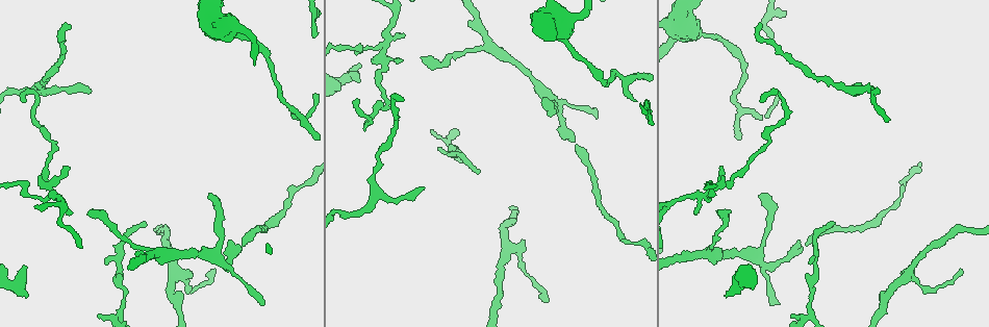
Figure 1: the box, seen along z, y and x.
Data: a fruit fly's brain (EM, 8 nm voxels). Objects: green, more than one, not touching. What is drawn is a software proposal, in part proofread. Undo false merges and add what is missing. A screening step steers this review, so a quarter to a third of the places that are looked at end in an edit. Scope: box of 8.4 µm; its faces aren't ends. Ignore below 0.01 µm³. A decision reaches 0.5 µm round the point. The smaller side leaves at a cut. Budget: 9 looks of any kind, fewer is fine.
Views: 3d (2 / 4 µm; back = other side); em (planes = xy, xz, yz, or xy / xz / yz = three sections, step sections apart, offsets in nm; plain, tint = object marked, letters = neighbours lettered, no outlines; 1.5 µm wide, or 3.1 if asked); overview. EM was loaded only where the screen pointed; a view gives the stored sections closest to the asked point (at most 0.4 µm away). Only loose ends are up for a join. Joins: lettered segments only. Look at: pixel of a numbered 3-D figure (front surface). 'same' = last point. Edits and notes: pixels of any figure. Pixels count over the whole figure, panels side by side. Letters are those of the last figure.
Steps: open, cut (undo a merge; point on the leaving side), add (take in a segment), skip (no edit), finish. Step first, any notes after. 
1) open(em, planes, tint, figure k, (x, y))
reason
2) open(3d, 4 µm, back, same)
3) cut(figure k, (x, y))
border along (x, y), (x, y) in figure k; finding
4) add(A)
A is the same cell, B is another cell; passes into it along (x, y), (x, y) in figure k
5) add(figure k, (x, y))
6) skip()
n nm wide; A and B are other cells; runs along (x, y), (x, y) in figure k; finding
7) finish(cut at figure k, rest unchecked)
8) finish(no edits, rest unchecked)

open(em, xz, step 4, letters, figure 1, (359, 82))
end of a long branch

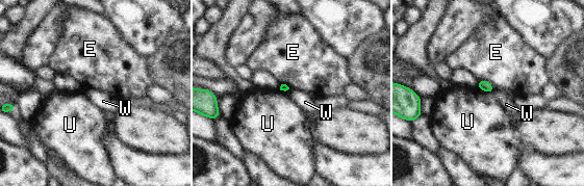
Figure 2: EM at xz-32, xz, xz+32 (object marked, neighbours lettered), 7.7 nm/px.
skip()
E, U and W are other cells; border along (478, 87), (491, 92) in figure 2; none of them fits

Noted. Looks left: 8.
open(em, xy, step 4, tint, figure 1, (761, 25))
an open end

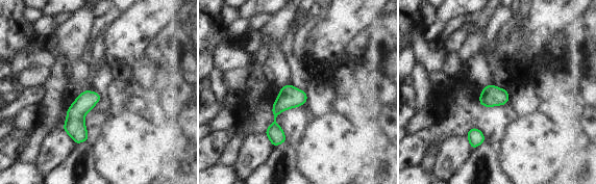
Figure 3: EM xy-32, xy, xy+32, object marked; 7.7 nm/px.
open(em, planes, letters, same)
another direction

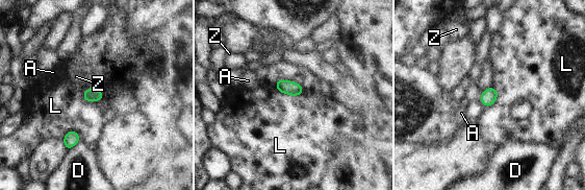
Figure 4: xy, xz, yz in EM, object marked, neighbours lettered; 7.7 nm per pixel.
skip()
L touches over 180 nm; A, D, L and Z are other cells; no lettered segment goes on from it

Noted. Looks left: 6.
open(em, planes, letters, figure 1, (425, 187))
tapers out

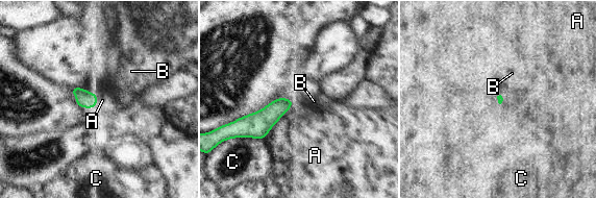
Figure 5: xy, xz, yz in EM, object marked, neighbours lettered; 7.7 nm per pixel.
skip()
A, B and C are other cells; border along (293, 103), (264, 138) in figure 5; none of them fits

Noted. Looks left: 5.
open(3d, 2 µm, back, figure 1, (477, 173))
free end

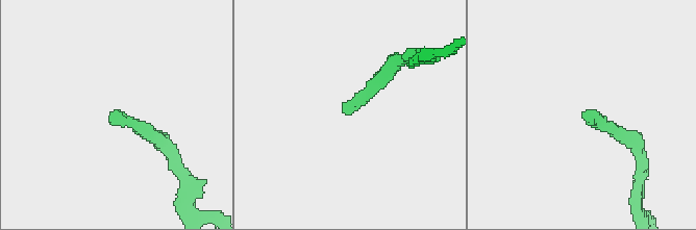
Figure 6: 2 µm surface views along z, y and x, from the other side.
open(em, xy, step 4, letters, figure 6, (109, 119))

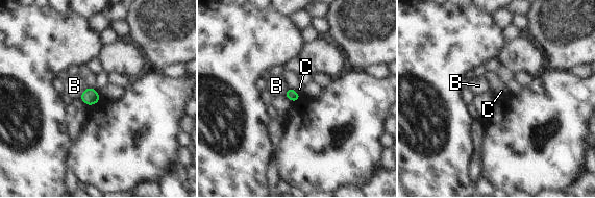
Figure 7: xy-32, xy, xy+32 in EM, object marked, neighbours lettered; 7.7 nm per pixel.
open(em, xz, step 8, letters, same)

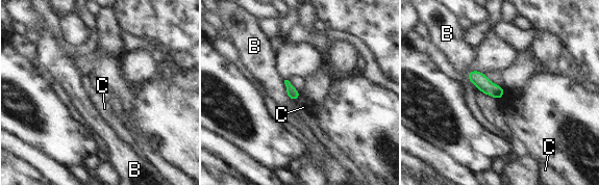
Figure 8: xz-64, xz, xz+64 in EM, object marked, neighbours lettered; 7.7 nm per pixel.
skip()
B and C are other cells; runs along (471, 74), (499, 96) in figure 8; no lettered segment goes on from it

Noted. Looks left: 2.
finish(no edits, rest unchecked)

